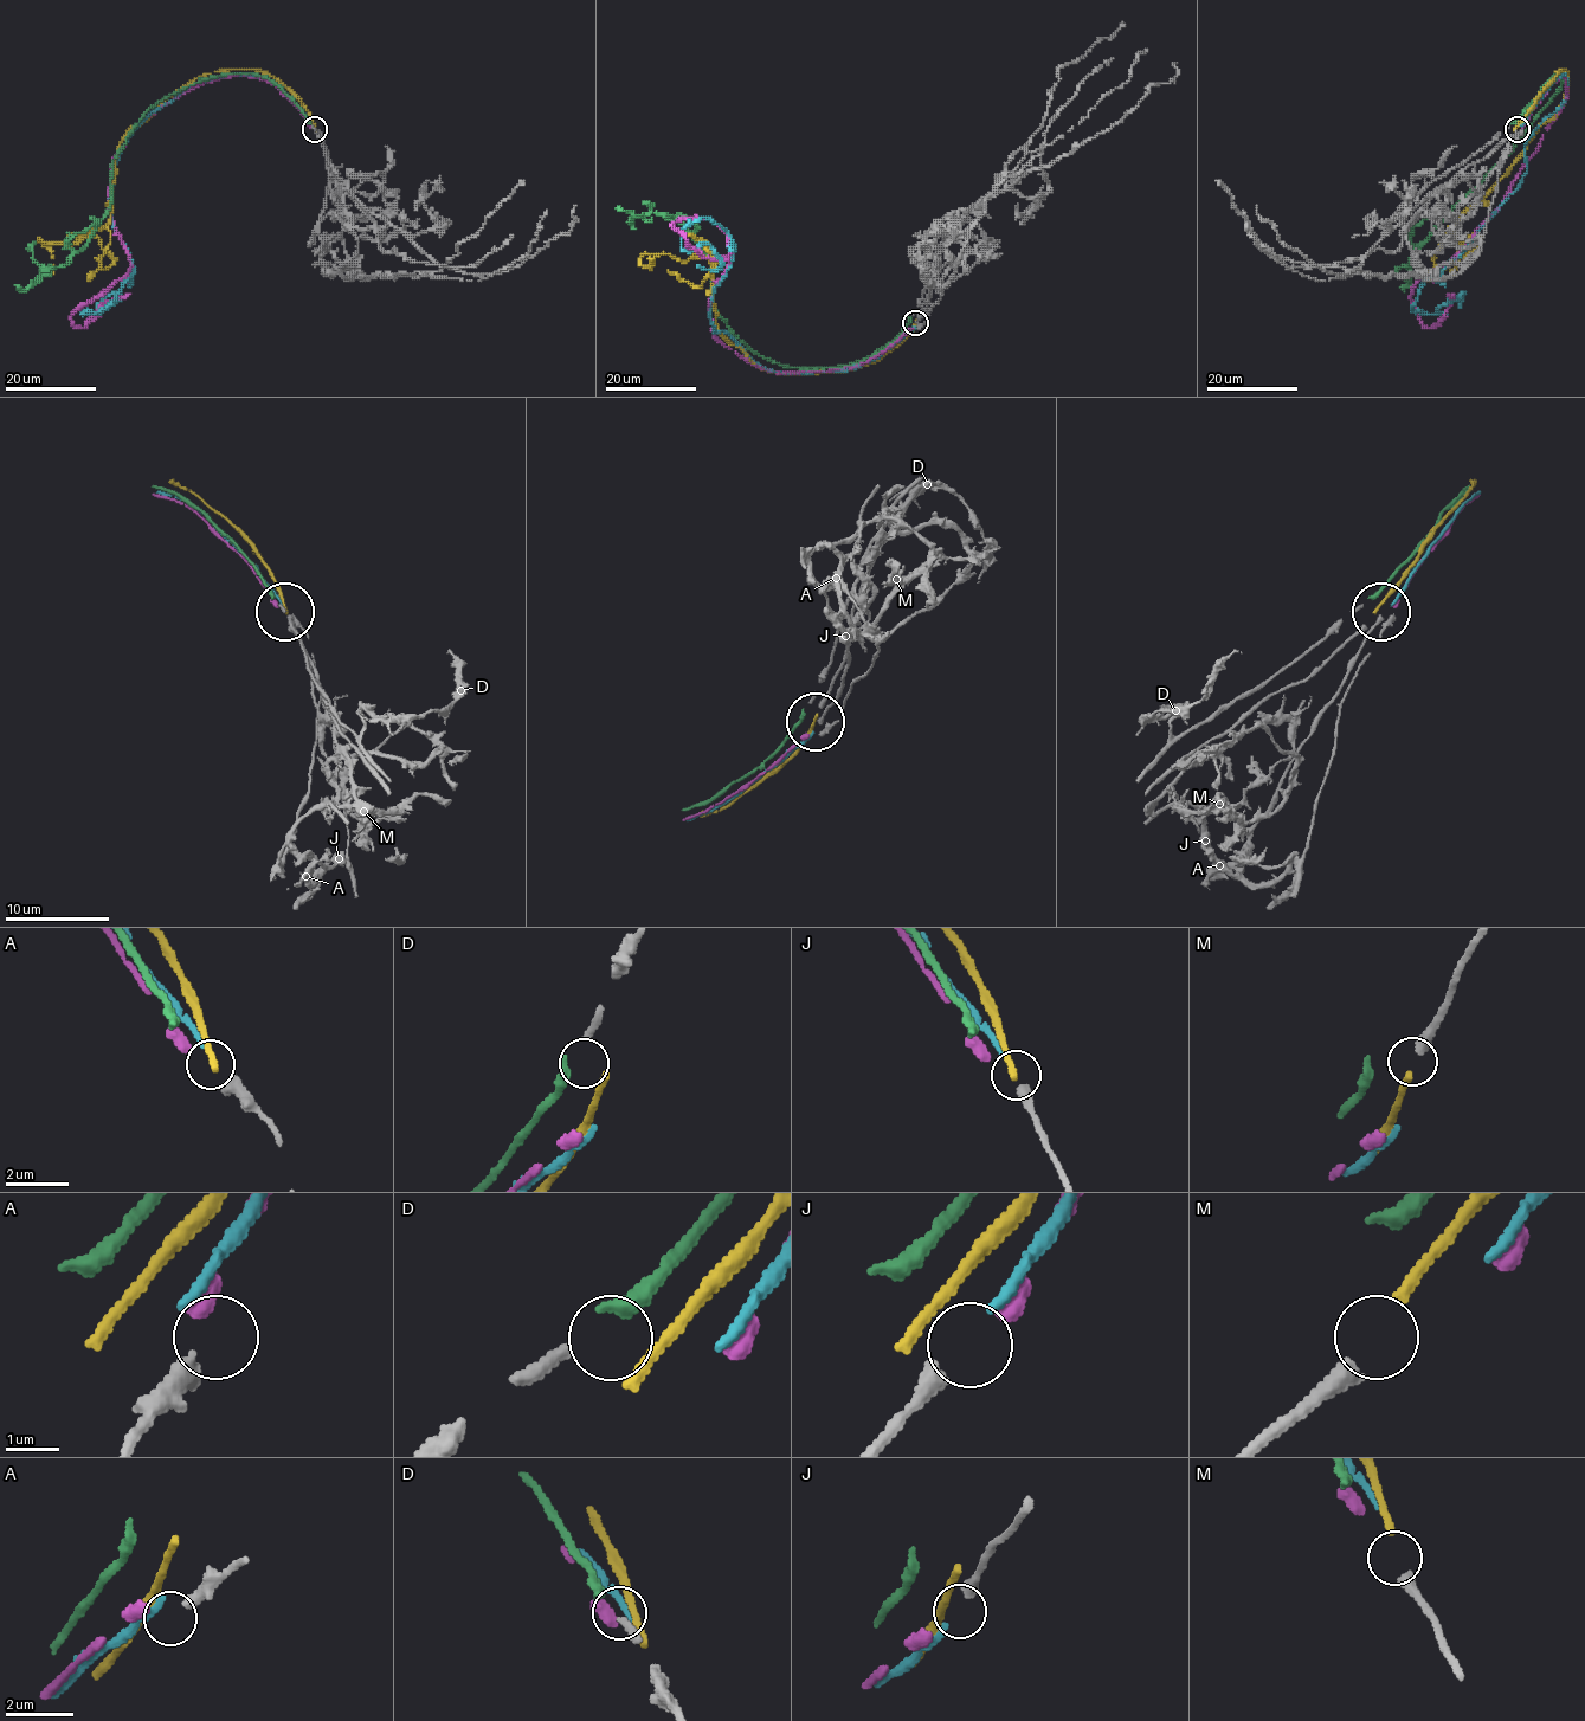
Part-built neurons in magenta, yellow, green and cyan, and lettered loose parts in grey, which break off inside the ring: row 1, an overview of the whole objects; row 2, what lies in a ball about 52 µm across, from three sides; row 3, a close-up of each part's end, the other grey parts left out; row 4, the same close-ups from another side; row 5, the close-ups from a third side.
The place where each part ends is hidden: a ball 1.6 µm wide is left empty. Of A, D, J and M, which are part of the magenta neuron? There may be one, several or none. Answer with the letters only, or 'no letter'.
no letter

